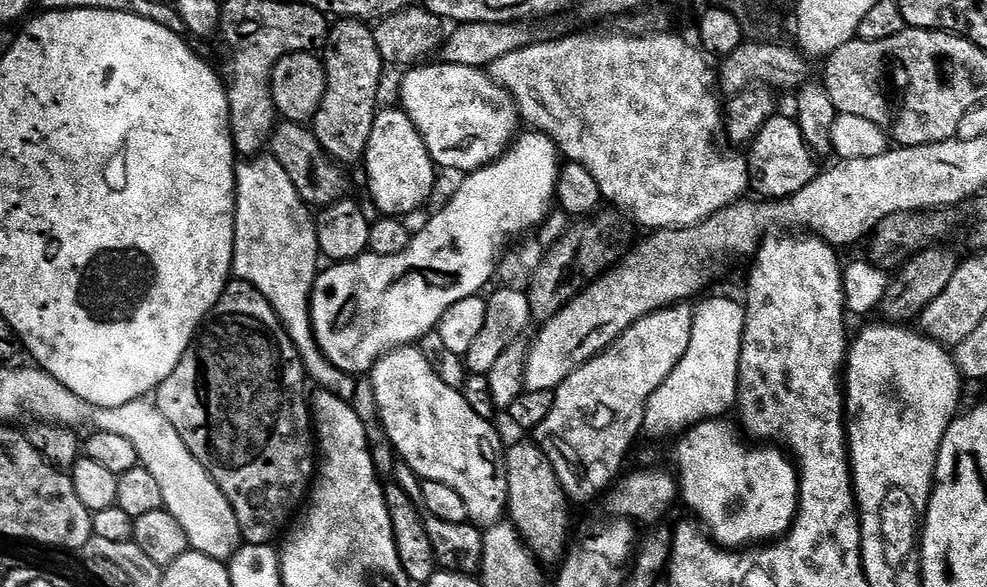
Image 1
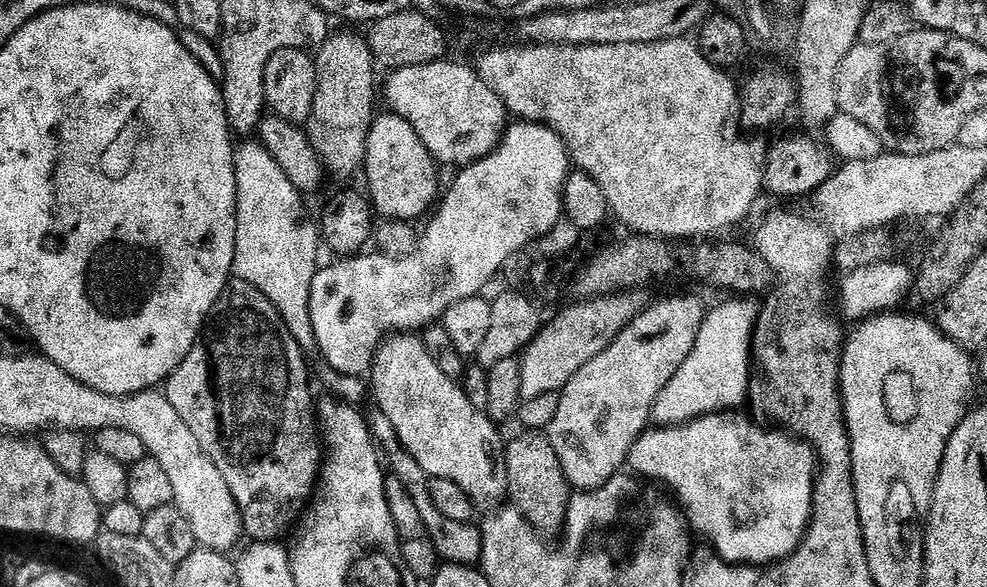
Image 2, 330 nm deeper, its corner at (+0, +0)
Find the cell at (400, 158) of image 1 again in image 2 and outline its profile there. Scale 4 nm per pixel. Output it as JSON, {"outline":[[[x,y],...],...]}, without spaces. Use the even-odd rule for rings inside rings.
{"outline":[[[395,114],[377,115],[367,138],[367,158],[364,175],[368,182],[368,196],[375,213],[385,221],[416,222],[416,219],[437,203],[432,195],[432,184],[441,187],[441,177],[436,173],[437,161],[426,150],[422,138],[406,122]]]}

